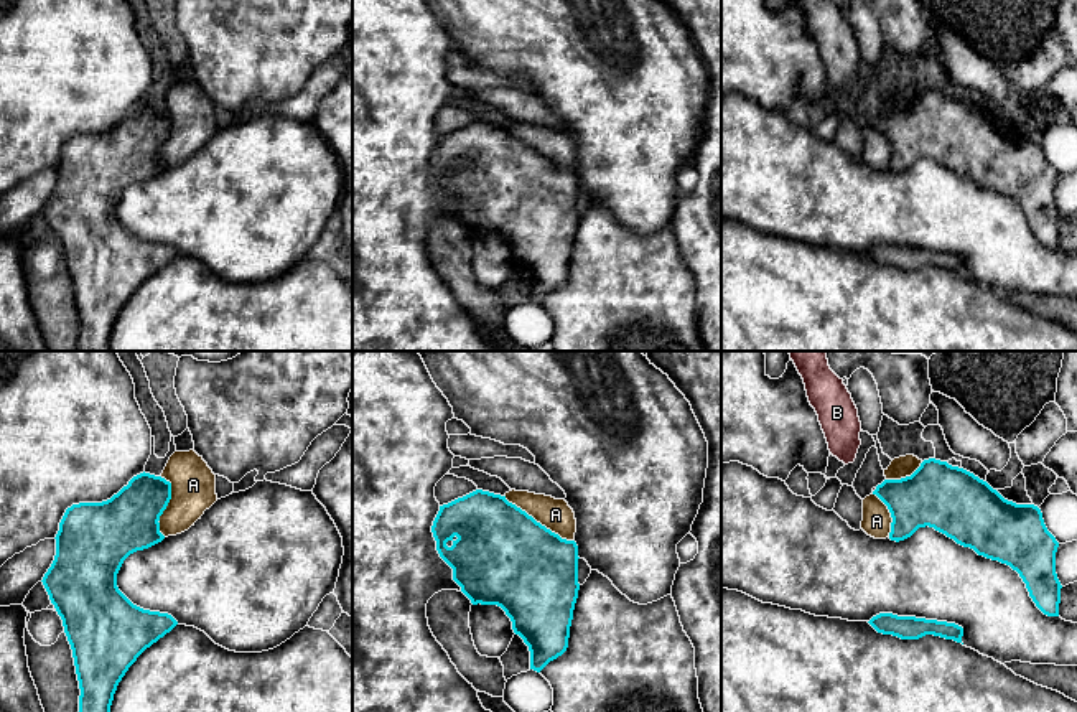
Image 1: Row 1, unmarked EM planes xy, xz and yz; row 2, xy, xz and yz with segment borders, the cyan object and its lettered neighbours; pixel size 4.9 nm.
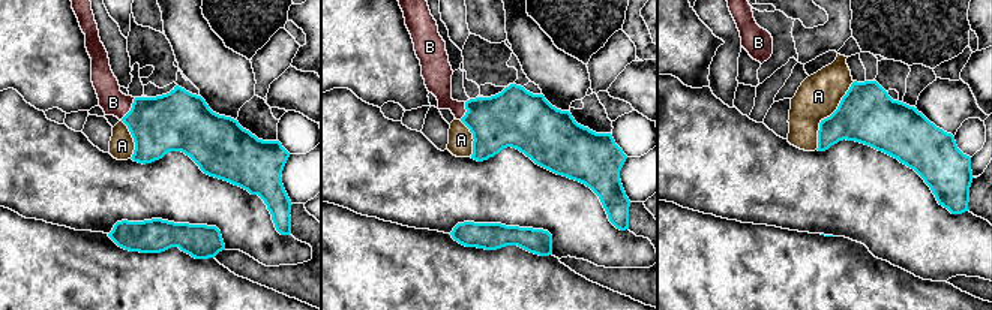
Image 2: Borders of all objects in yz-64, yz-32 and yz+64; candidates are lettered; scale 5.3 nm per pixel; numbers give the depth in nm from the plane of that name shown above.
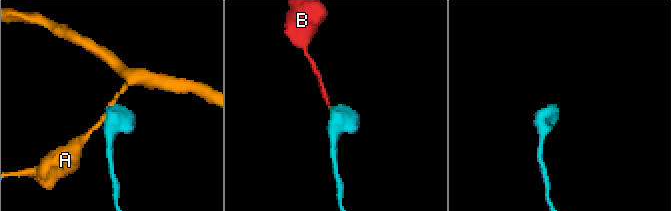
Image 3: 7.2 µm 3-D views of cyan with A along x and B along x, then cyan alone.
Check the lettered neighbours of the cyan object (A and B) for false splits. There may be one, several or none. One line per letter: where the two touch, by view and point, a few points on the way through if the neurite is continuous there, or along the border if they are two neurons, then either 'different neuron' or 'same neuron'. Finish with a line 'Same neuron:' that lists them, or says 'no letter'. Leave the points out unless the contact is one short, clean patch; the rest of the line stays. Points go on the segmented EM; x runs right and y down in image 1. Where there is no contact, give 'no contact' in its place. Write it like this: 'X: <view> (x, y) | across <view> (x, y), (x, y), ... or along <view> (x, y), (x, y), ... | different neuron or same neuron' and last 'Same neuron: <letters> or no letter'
A: xz (539, 523) | different neuron
B: yz (875, 490) | across yz (924, 498), (875, 490), (873, 488) | same neuron
Same neuron: B

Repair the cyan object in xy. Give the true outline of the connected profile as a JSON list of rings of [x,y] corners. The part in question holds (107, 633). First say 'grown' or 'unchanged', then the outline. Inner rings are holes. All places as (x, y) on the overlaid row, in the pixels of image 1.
unchanged; [[[140,473],[102,503],[66,509],[43,585],[63,620],[79,681],[79,712],[110,712],[119,682],[137,658],[178,621],[133,605],[117,587],[124,560],[165,539],[160,516],[171,483]]]

